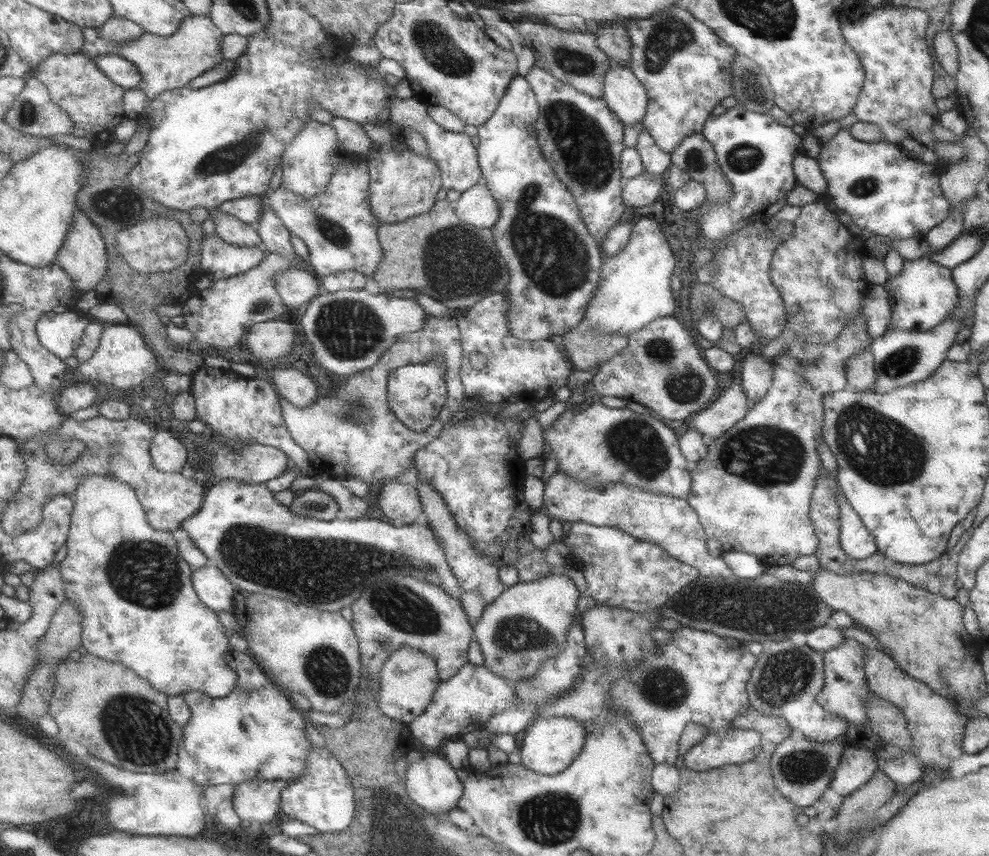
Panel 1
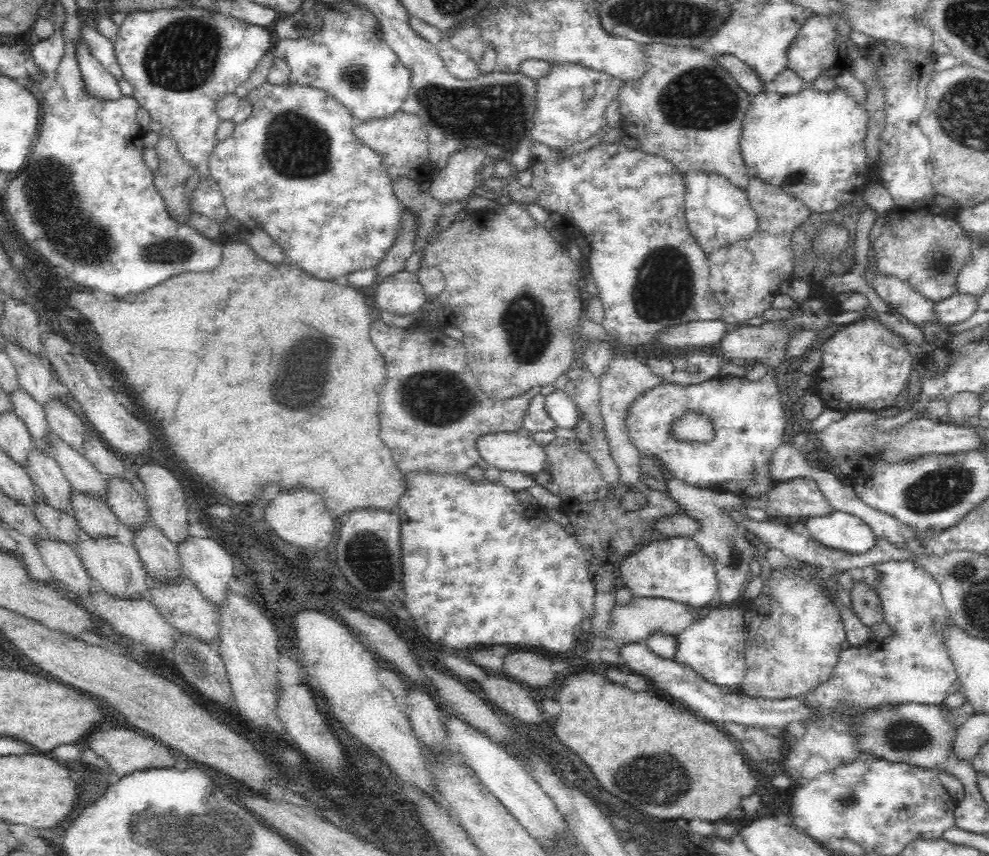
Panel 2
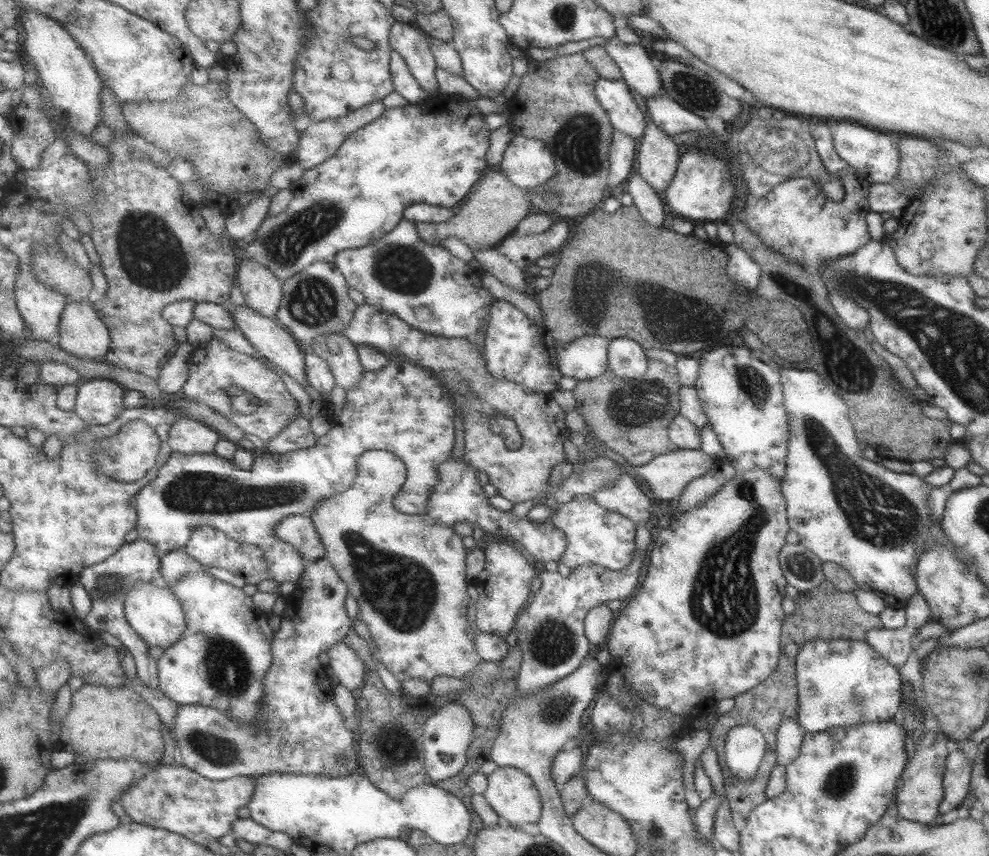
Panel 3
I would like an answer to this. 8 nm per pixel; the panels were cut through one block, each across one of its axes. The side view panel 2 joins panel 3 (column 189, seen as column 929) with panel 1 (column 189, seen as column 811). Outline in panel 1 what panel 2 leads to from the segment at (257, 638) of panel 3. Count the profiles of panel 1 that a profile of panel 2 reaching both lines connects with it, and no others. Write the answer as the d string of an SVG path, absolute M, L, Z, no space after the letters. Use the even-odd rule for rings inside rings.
M229 652L227 662L239 672L239 688L231 696L217 700L203 692L185 694L191 704L193 716L185 726L185 750L197 764L193 780L199 786L217 784L243 784L255 778L263 780L297 780L307 768L311 752L311 740L305 730L309 718L303 710L297 710L279 684L273 682L269 672L257 658L243 652Z

